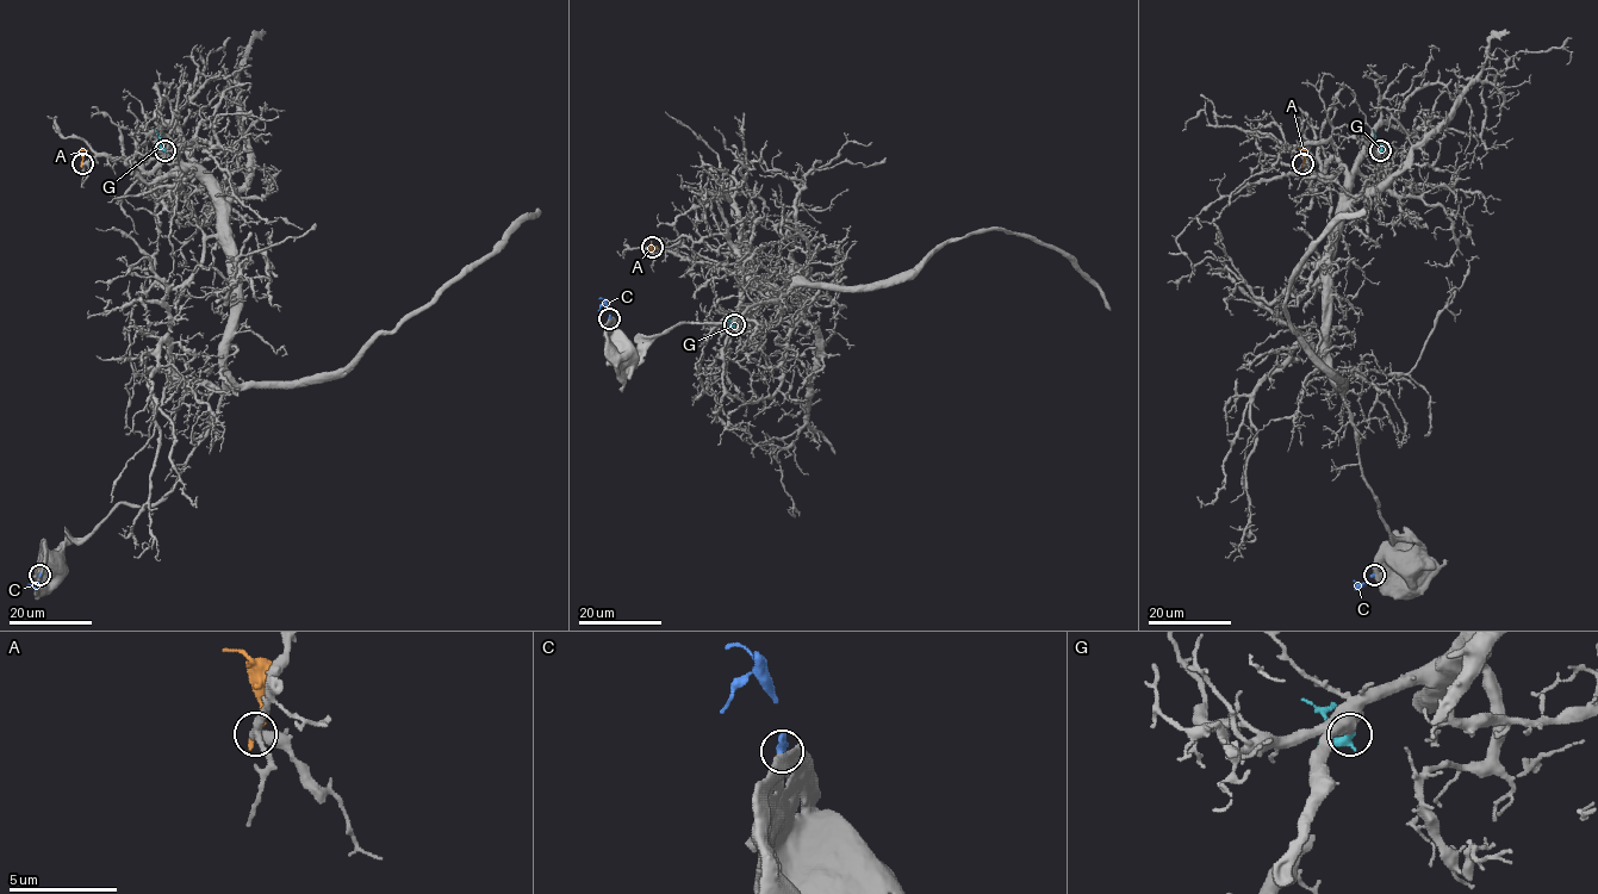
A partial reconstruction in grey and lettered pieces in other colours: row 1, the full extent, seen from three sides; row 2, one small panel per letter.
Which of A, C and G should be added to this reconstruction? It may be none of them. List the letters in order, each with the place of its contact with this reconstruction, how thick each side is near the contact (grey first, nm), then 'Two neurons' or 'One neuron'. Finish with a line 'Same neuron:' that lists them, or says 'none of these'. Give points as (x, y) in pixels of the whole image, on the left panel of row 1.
A: Touches grey at (82, 163). Thickness 400 nm (grey) against 320 nm. Two neurons
C: Touches grey at (39, 575). Thickness 550 nm (grey) against 400 nm. Two neurons
G: Touches grey at (165, 150). Thickness 700 nm (grey) against 480 nm. One neuron
Same neuron: G

